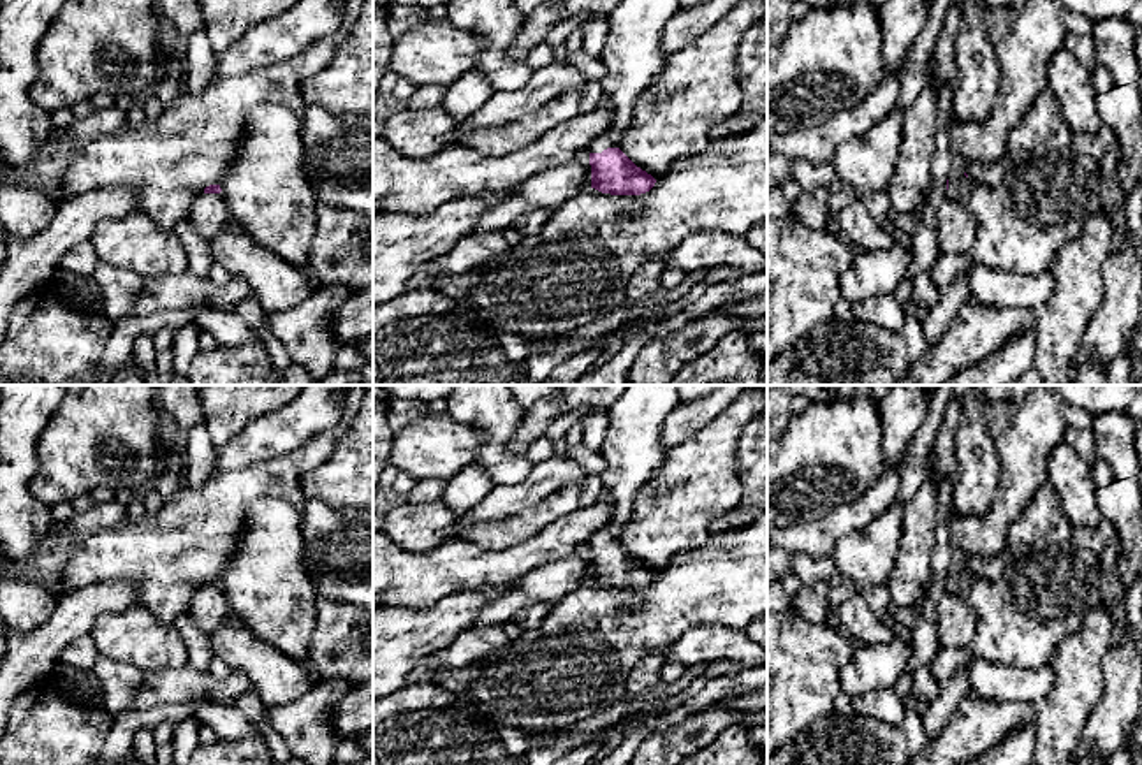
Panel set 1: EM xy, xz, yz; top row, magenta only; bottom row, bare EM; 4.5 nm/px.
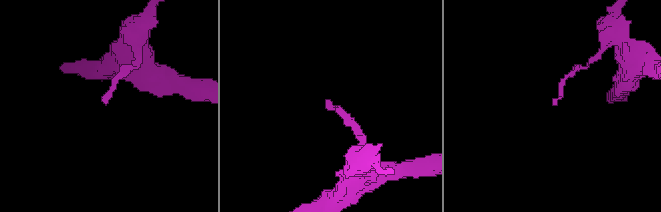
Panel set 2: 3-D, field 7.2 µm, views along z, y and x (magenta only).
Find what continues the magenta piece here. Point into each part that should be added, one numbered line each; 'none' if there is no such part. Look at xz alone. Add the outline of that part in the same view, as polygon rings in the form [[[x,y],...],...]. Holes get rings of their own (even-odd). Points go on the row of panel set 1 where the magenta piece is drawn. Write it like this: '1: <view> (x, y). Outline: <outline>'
1: xz (632, 57). Outline: [[[619,0],[607,14],[609,35],[598,56],[605,67],[600,107],[612,114],[609,128],[593,139],[589,153],[619,148],[632,123],[641,93],[665,67],[660,40],[667,21],[679,12],[679,0]]]

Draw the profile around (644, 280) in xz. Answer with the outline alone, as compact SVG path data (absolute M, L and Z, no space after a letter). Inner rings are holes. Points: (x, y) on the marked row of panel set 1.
M653 259L641 262L626 281L626 299L639 302L658 292L662 287L660 278L663 269L665 264Z

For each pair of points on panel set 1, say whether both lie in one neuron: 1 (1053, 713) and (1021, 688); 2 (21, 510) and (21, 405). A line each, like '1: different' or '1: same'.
1: different
2: same

